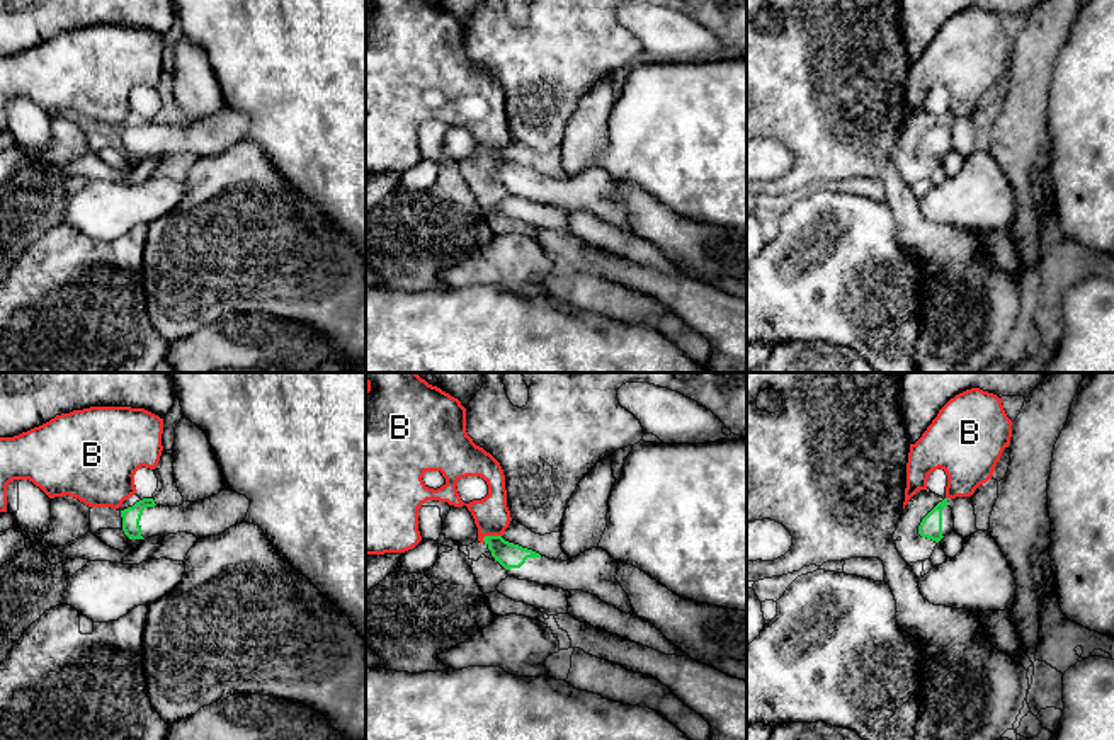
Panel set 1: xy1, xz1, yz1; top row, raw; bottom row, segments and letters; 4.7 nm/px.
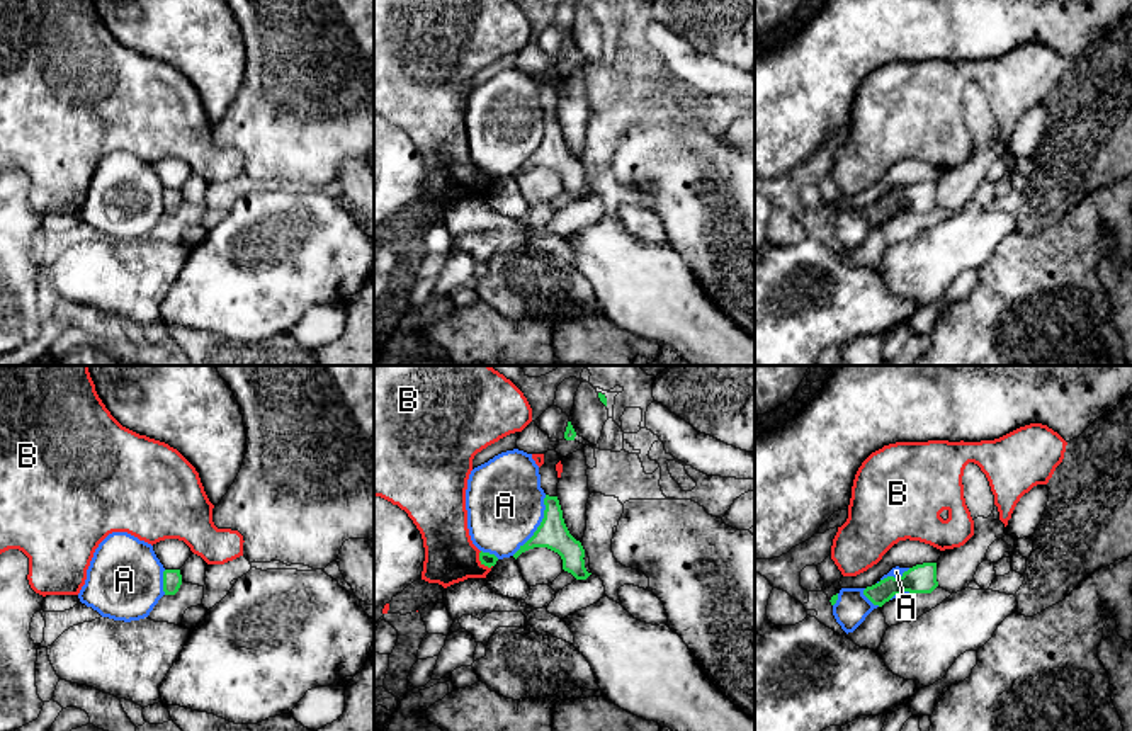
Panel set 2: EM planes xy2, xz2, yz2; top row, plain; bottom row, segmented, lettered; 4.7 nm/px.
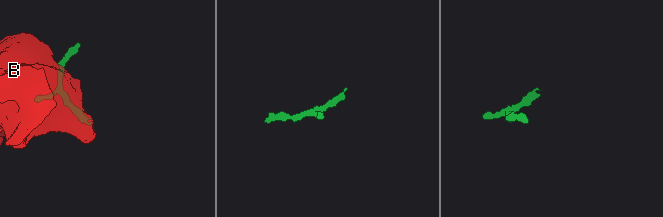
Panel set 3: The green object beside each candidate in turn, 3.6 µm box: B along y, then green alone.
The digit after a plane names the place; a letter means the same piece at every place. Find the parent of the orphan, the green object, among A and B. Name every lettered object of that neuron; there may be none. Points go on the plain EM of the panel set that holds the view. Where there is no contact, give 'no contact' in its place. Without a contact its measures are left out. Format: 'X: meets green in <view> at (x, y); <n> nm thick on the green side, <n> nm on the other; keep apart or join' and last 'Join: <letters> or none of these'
A: meets green in xz2 at (539, 145); 140 nm thick on the green side, 360 nm on the other; keep apart
B: meets green in xz2 at (481, 181); 70 nm thick on the green side, 240 nm on the other; keep apart
Join: none of these

